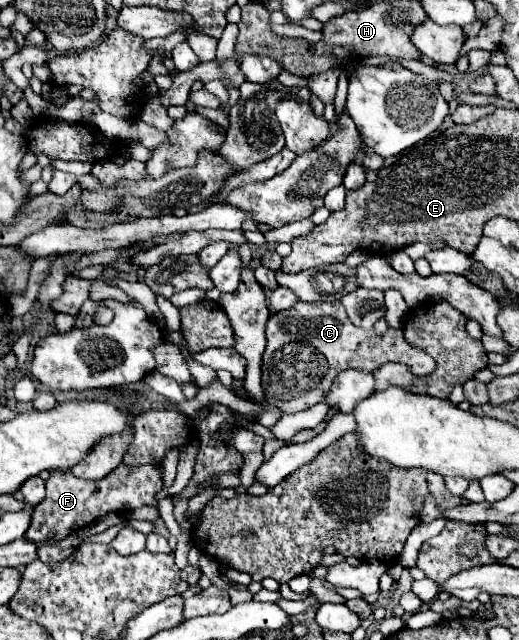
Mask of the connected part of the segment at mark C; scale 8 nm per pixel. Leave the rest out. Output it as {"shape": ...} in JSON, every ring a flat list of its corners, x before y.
{"shape":[[298,301,292,309,274,313,266,329,266,351,262,363,262,385,266,403,276,405,284,413,304,411,320,401,326,401,336,373,344,369,374,371,384,363,406,363,414,373,428,375,434,371,432,357,414,349,400,327,388,327,386,333,360,329,352,325,340,301,334,303,304,303]]}

